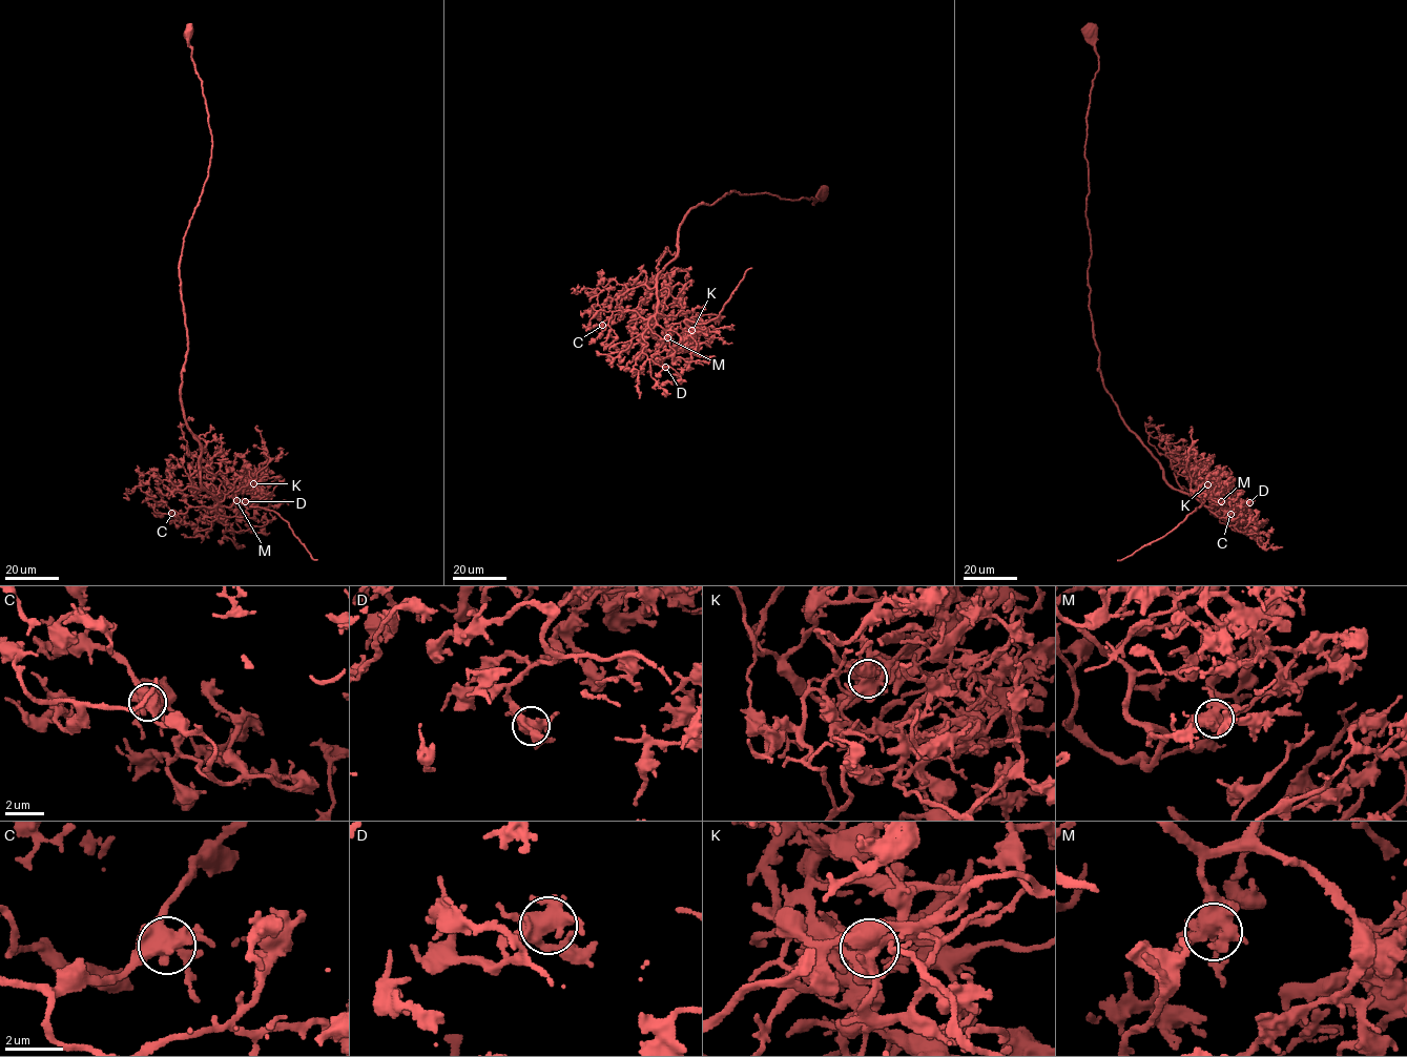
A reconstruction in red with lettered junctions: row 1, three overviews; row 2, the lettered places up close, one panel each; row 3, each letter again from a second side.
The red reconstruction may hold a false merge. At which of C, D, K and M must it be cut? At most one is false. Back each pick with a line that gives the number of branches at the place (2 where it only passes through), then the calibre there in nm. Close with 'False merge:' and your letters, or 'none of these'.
K: 9 | 550 nm
False merge: K

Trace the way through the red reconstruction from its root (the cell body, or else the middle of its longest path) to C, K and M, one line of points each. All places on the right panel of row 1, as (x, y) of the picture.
C: (1090, 30), (1099, 64), (1087, 118), (1088, 282), (1102, 382), (1164, 481), (1216, 517), (1230, 514)
K: (1090, 30), (1099, 64), (1087, 118), (1085, 212), (1100, 377), (1164, 481), (1212, 508), (1200, 488), (1207, 484)
M: (1090, 30), (1099, 64), (1087, 118), (1088, 282), (1102, 382), (1164, 481), (1208, 508), (1221, 501)

